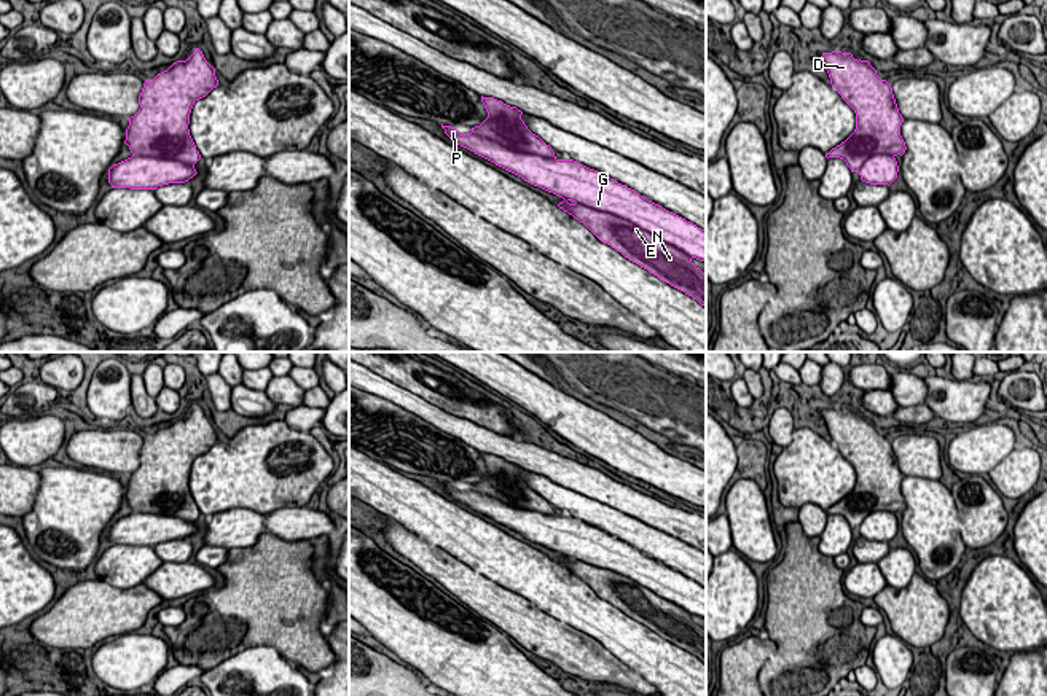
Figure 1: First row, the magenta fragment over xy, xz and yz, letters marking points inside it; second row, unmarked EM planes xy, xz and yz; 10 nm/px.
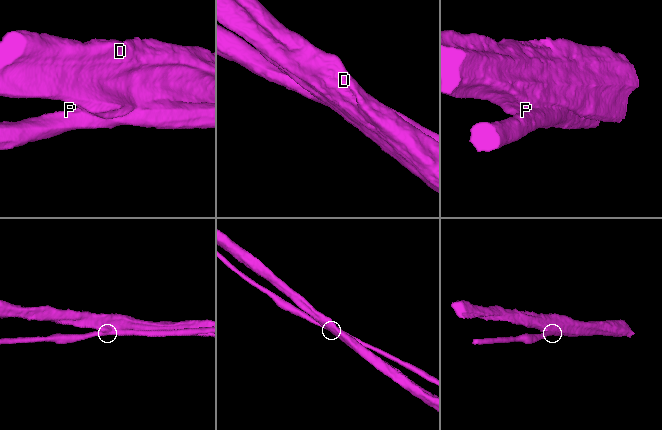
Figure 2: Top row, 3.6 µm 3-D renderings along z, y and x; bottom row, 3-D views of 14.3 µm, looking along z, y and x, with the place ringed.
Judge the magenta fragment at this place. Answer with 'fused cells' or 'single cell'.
fused cells

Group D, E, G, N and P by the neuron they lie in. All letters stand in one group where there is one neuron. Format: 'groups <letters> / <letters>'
groups D E N / G P

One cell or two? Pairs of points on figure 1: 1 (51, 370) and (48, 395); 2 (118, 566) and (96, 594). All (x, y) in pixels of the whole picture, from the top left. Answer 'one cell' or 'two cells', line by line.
1: two cells
2: two cells

